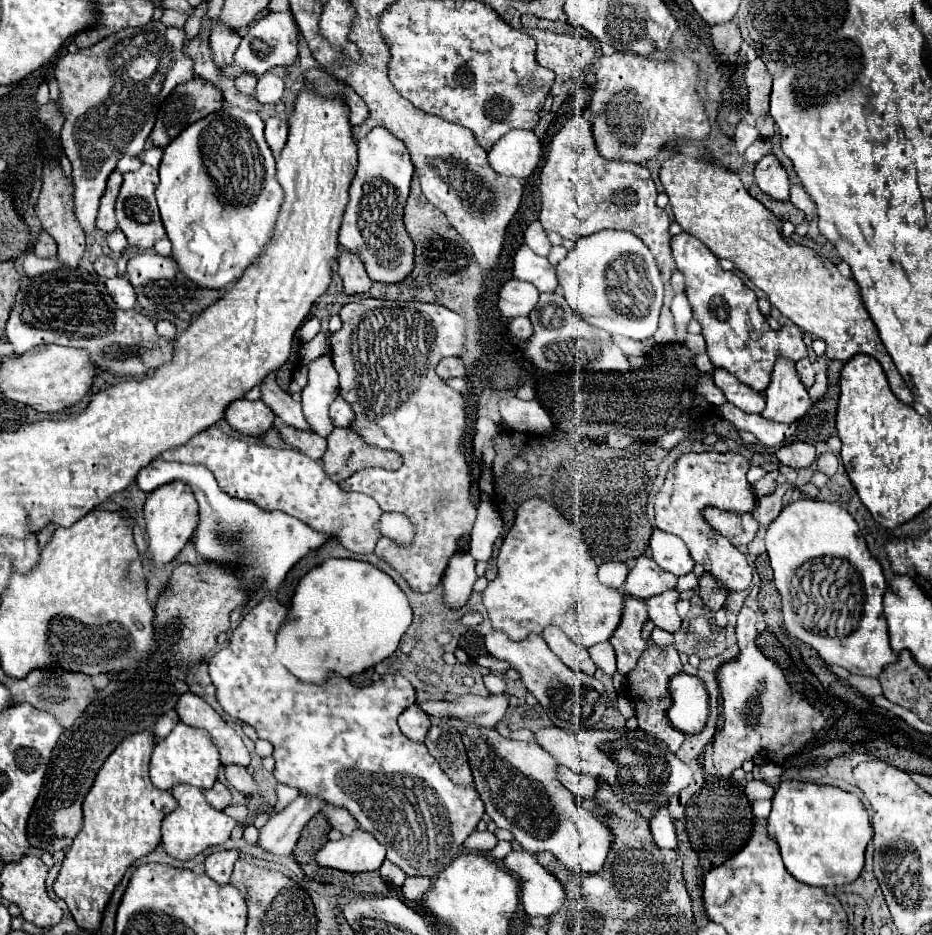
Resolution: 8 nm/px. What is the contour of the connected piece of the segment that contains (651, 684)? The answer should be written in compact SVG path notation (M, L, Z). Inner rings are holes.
M649 646L643 652L637 668L627 676L627 692L633 700L635 718L639 722L639 728L657 736L659 740L663 740L671 752L677 752L685 740L685 734L679 732L677 728L673 728L673 724L667 718L667 710L669 710L667 686L669 686L669 680L679 672L681 672L681 660L677 658L675 646Z

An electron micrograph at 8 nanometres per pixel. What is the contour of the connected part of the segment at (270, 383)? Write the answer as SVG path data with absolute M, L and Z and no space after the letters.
M269 374L265 378L265 382L261 384L261 400L285 424L289 424L293 428L299 428L299 430L307 430L309 428L307 426L307 420L303 416L303 410L301 410L301 402L295 402L289 392L285 392L285 390L279 388L279 384L275 380L275 374Z

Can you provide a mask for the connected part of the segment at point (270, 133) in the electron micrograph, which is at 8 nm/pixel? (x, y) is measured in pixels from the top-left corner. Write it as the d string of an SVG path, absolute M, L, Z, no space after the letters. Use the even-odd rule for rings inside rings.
M277 116L265 120L265 140L273 154L279 154L287 142L287 122Z

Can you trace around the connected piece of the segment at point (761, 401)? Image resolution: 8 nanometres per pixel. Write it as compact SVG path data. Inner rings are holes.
M715 370L713 372L715 386L725 394L725 398L735 404L739 410L749 414L761 414L765 408L765 396L761 392L751 390L747 384L735 380L733 374L727 370Z

